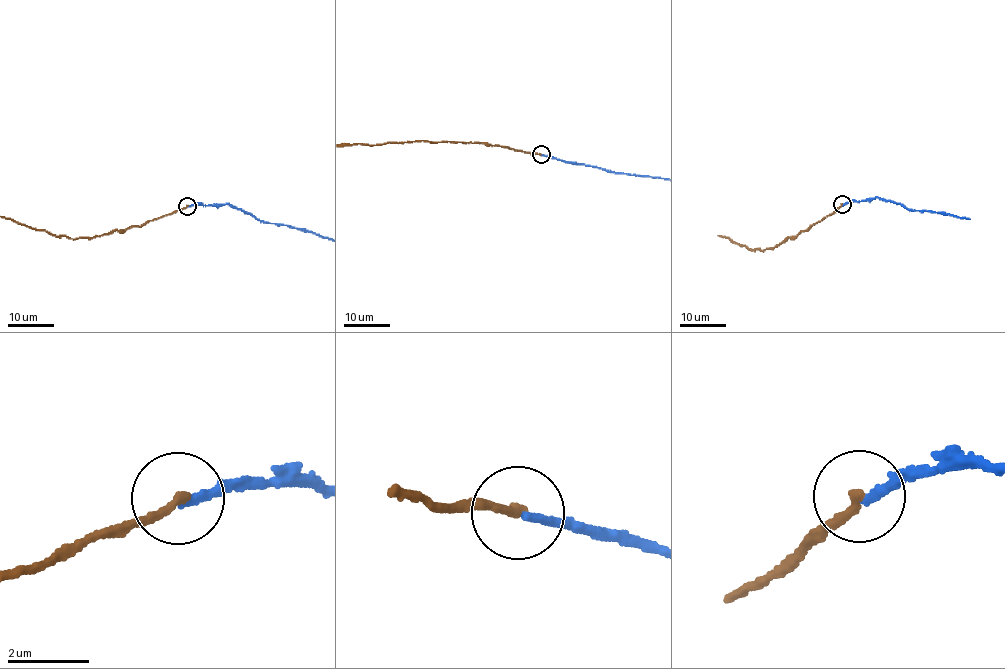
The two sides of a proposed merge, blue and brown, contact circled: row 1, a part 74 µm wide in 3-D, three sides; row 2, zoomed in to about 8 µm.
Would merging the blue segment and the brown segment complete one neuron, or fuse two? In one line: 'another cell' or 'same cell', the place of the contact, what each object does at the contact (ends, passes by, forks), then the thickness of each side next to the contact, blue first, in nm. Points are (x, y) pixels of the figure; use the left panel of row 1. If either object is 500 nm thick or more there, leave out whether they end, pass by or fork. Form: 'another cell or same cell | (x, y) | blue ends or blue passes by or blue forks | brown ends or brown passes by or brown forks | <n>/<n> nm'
same cell | (187, 206) | blue ends | brown ends | 180/200 nm

